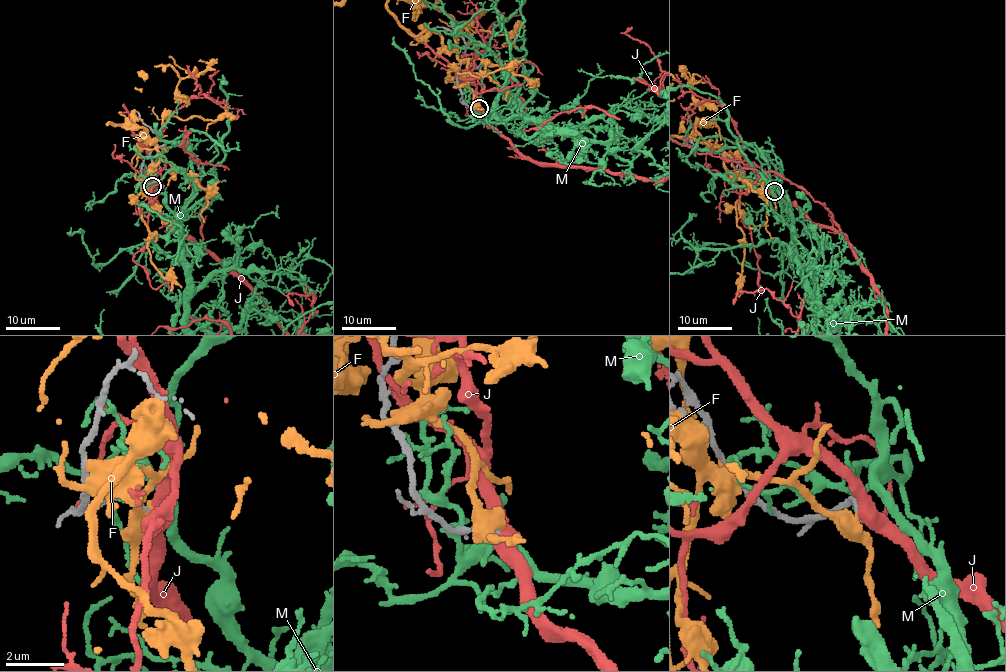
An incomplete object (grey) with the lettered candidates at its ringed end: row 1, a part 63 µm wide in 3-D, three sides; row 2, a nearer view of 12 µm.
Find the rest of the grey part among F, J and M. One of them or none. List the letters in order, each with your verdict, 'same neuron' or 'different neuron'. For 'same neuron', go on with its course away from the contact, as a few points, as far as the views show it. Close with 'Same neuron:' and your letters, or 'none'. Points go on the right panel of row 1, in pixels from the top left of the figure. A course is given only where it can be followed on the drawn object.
F: different neuron
J: different neuron
M: different neuron
Same neuron: none

